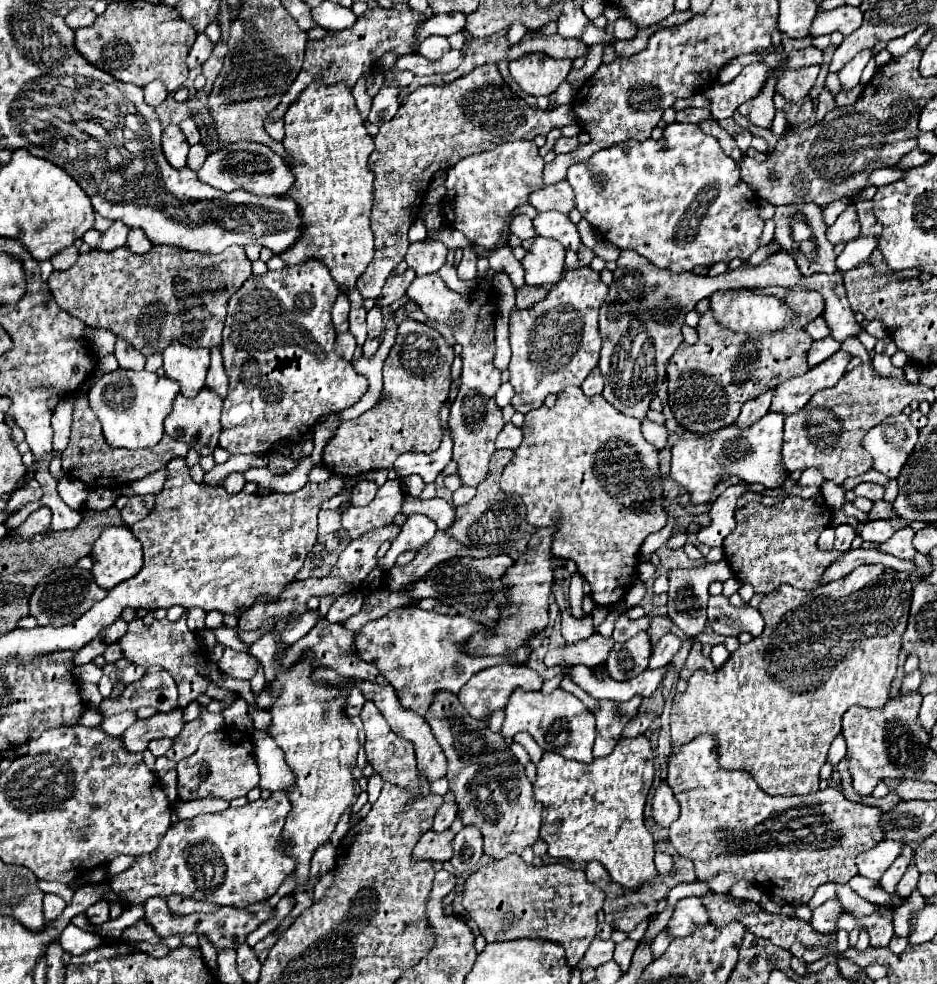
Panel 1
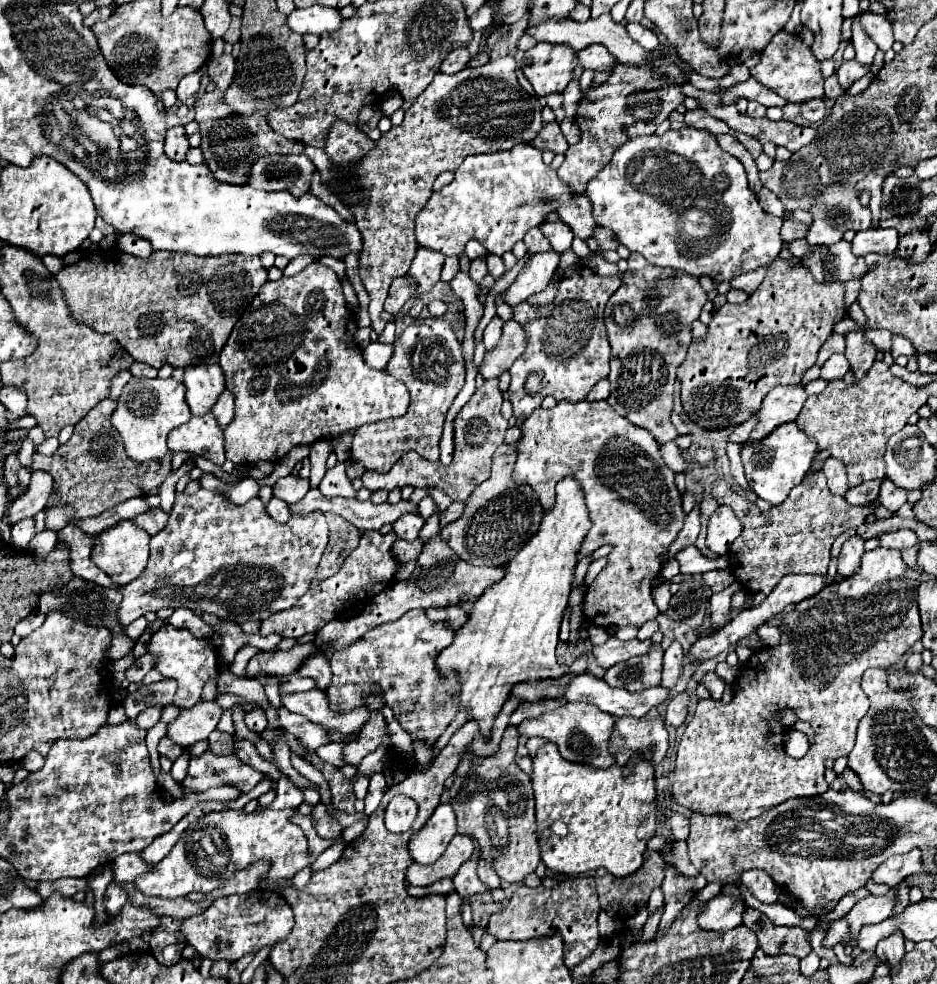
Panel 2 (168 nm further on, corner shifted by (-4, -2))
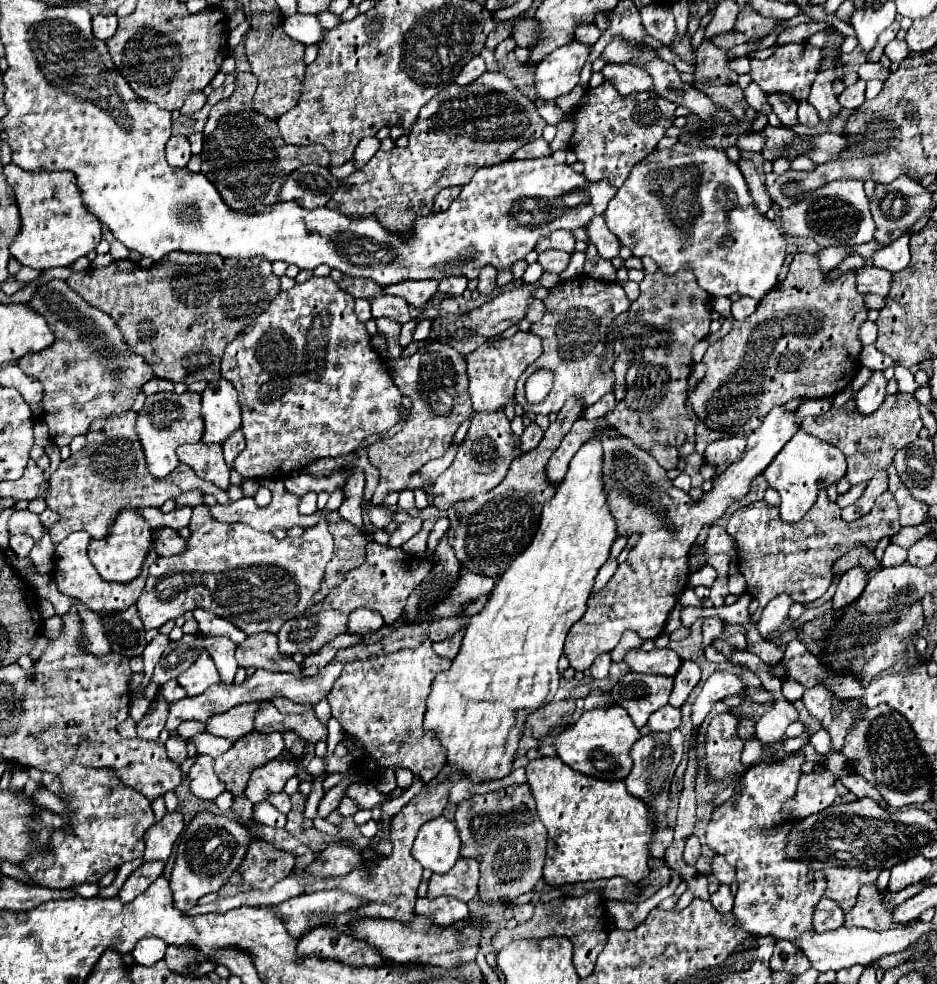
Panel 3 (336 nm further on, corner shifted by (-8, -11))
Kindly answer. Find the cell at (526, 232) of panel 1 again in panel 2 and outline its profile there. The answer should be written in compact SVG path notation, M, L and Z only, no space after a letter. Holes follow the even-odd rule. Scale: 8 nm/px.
M531 228L531 230L527 230L527 234L525 234L523 242L527 244L527 250L529 250L531 254L551 250L551 246L549 246L547 238L541 234L541 230L539 230L539 228Z

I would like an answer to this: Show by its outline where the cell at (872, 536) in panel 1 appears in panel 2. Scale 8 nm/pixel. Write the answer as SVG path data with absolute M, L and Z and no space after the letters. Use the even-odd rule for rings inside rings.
M895 530L895 532L885 532L877 538L881 542L881 546L885 548L895 548L895 550L903 550L909 546L915 546L919 540L911 530Z

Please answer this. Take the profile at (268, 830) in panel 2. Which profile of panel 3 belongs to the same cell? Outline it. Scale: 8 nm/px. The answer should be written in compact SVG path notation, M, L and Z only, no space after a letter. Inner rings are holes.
M209 811L197 813L187 825L187 829L181 833L177 845L177 861L171 873L171 891L175 907L179 911L189 911L197 905L197 901L203 895L219 891L219 887L231 877L235 867L243 861L249 841L249 829L241 823L221 815L213 815Z

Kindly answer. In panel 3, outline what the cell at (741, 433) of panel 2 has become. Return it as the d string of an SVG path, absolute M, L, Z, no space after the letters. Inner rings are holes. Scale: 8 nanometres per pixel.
M738 435L729 436L709 443L703 457L707 463L725 469L745 451L745 447L746 439L741 439Z

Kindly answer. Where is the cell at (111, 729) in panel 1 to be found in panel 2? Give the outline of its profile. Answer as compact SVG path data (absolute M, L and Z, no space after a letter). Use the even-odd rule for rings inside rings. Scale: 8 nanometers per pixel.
M151 706L151 708L145 708L135 720L133 720L133 724L135 726L139 726L139 728L143 728L143 730L147 730L147 728L151 728L151 726L155 726L157 722L159 722L159 716L161 716L161 706Z

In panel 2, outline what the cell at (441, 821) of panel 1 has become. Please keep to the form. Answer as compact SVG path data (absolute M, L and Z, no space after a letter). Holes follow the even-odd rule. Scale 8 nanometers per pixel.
M439 804L419 834L411 838L413 860L419 864L435 862L455 834L455 812L449 804Z

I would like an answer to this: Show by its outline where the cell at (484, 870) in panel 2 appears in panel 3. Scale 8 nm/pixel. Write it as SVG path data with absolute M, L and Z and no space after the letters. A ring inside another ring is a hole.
M533 903L515 905L515 907L513 907L513 913L515 913L517 923L527 923L527 921L533 917L533 909L535 909L535 905L533 905Z

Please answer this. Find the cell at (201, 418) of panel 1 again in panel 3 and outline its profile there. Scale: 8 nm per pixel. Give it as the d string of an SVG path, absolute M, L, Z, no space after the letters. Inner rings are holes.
M183 445L177 451L181 463L187 463L197 477L213 483L215 487L229 489L229 465L223 459L223 449L219 445Z

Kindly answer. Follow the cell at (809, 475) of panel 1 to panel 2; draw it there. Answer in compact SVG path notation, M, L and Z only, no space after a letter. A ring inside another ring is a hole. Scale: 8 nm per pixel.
M827 458L827 460L823 462L821 472L825 474L827 486L829 486L829 490L831 490L833 494L843 496L843 494L847 492L847 488L849 488L849 486L847 486L847 474L845 474L845 466L843 466L839 460Z

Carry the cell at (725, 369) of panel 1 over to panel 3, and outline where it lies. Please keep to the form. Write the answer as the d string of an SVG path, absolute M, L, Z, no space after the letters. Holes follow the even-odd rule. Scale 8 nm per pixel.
M799 253L793 257L793 263L789 267L789 275L783 283L779 283L775 287L775 291L769 291L761 303L757 305L757 311L749 317L749 319L743 319L743 321L735 321L733 329L729 331L727 337L723 337L721 341L709 345L705 357L703 357L703 363L707 365L707 375L703 379L703 383L699 383L699 387L695 391L689 393L689 401L697 413L697 417L713 431L727 431L729 435L739 435L739 433L751 433L755 431L763 419L767 417L767 413L777 407L777 405L785 405L787 401L791 399L825 399L825 397L835 397L837 393L841 393L843 389L849 387L849 383L853 381L853 377L857 375L857 371L861 369L861 361L859 361L859 355L861 355L861 339L859 339L859 327L861 323L867 321L867 313L869 313L869 307L865 305L865 295L861 295L857 289L855 289L855 271L845 271L843 275L839 275L835 281L827 283L827 271L821 271L819 267L819 261L815 255L809 255L809 253ZM749 353L749 369L743 369L743 361L745 361L745 355Z

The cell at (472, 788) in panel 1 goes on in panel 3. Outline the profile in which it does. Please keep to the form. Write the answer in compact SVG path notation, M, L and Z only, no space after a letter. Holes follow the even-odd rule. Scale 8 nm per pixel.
M527 783L463 801L455 813L455 825L461 837L461 857L479 861L479 897L483 903L493 905L499 901L515 901L519 895L531 891L541 879L547 829L539 823L535 799ZM521 803L523 811L515 811Z

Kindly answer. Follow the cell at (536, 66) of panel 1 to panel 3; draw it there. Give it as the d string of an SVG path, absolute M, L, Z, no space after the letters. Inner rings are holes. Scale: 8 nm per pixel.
M573 41L555 49L535 67L535 89L543 101L555 101L579 83L579 73L589 57L589 45Z

